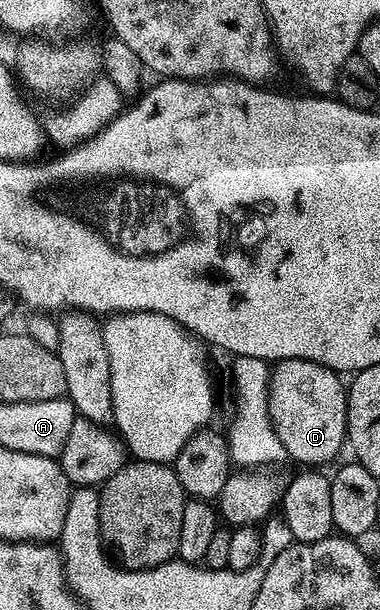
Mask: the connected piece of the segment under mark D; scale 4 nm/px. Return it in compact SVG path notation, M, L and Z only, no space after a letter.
M282 359L272 368L271 376L269 378L269 412L271 413L271 419L273 421L273 428L275 433L279 437L279 441L283 445L286 456L290 460L294 459L297 463L305 463L306 468L317 469L322 465L320 463L329 463L337 454L340 453L341 447L346 446L347 436L345 434L345 426L347 425L347 387L343 382L341 384L342 376L336 371L332 371L329 367L319 365L315 361L303 361L302 359Z

